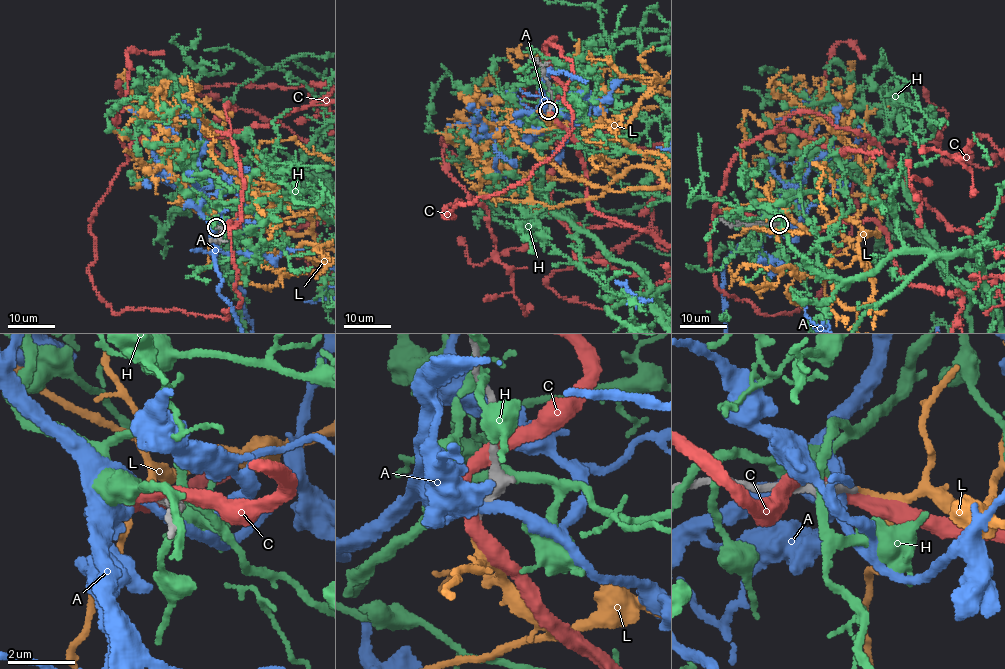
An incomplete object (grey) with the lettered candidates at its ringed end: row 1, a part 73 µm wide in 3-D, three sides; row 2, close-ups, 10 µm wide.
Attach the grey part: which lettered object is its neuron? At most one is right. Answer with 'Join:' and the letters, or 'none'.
Join: L

